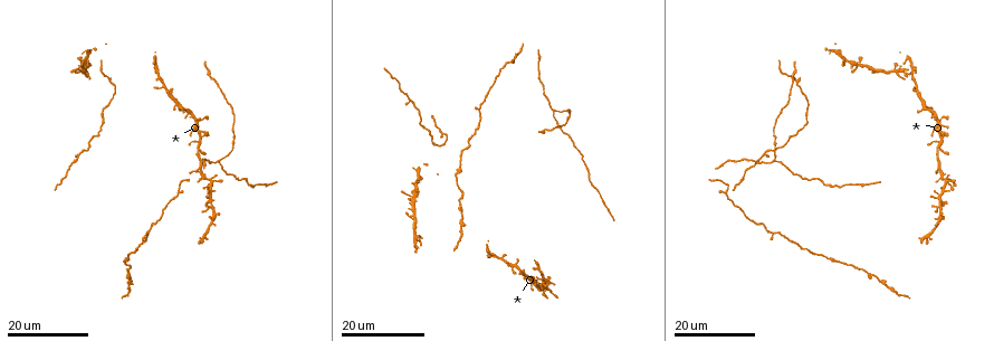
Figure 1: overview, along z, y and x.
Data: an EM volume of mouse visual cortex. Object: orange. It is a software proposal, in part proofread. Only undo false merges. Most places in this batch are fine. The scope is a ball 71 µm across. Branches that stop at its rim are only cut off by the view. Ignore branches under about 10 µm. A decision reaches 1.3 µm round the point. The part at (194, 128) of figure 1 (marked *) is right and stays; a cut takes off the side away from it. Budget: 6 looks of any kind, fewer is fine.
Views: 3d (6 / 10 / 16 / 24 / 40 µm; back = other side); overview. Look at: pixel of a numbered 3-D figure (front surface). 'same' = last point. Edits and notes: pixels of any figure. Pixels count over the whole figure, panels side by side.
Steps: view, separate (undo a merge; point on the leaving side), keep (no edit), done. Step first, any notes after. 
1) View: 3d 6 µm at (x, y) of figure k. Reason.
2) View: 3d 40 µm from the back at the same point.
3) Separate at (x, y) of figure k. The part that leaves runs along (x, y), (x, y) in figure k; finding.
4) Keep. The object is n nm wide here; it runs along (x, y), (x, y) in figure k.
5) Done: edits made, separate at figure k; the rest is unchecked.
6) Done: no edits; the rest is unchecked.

View: 3d 16 µm at (937, 197) of figure 1. Arms part here.

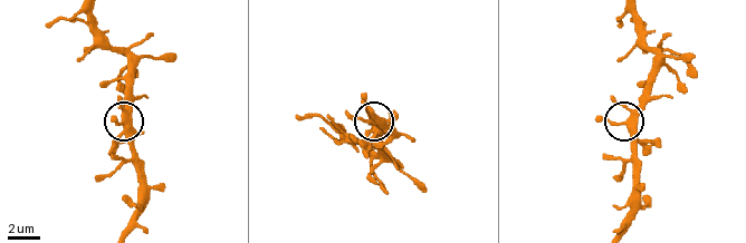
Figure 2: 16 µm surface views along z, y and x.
View: 3d 10 µm at (623, 124) of figure 2. Zoom in.

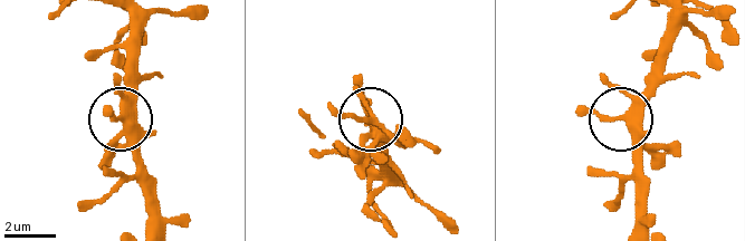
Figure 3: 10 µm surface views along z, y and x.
Keep. It runs along (669, 13), (665, 65), (624, 109), (631, 161), (613, 174) in figure 3; continuous, no second cell.

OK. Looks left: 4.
View: 3d 16 µm at (797, 85) of figure 1. Side arm on a straight run.

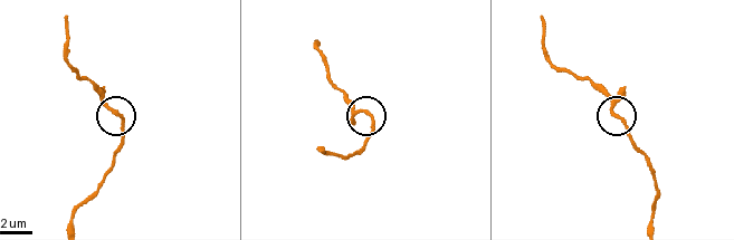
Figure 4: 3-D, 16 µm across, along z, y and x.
View: 3d 10 µm at (613, 111) of figure 4. Zoom in.

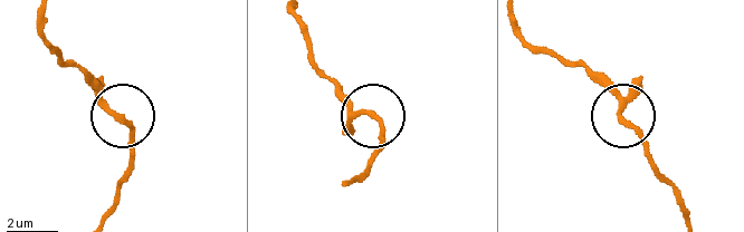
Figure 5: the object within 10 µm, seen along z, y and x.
Keep. All the same cell.

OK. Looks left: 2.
View: 3d 16 µm at (772, 160) of figure 1. Three-way junction.

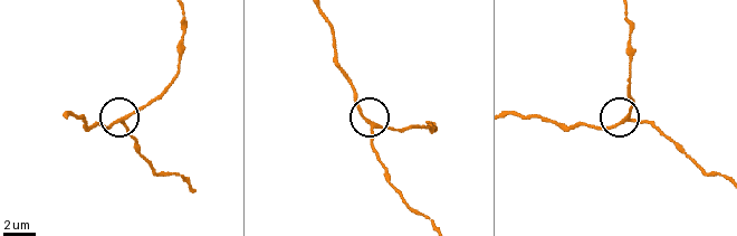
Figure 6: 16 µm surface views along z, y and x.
View: 3d 10 µm at (373, 123) of figure 6.

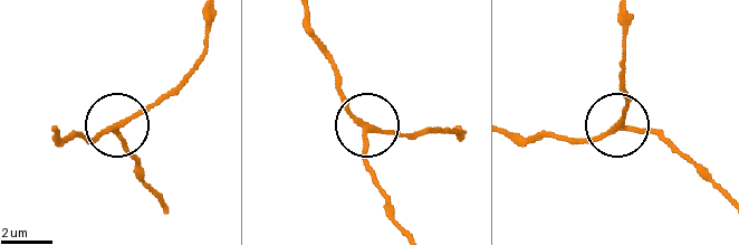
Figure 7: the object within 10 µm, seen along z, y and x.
Keep. It runs along (404, 229), (370, 166), (363, 126), (335, 84) in figure 7; continuous, no second cell.

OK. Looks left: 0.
Done: no edits; the rest is unchecked.

